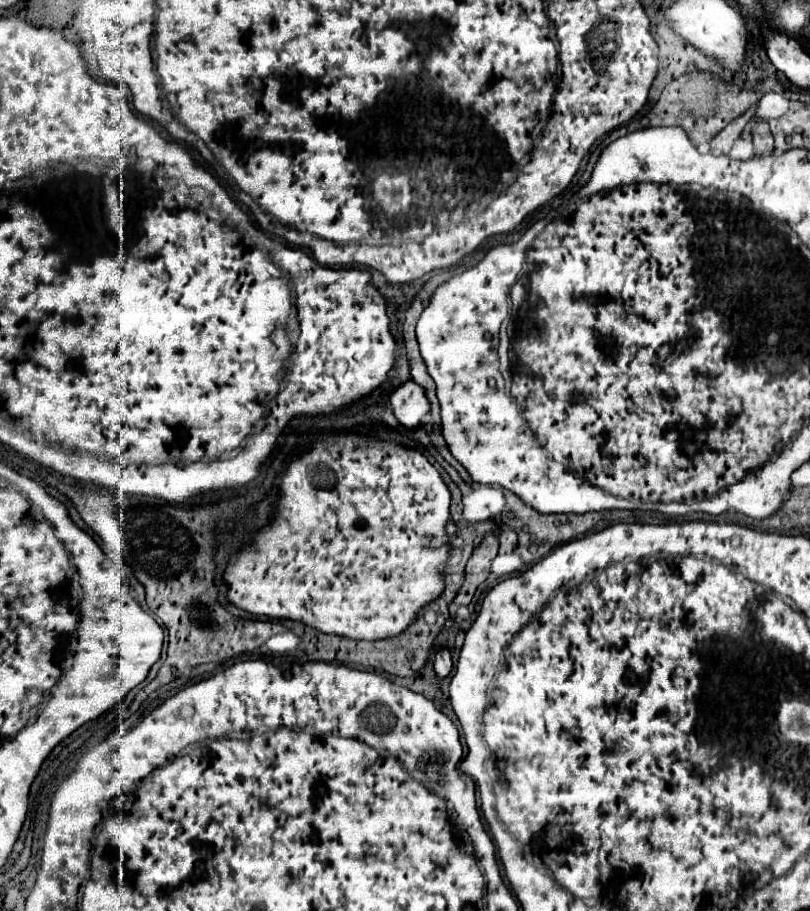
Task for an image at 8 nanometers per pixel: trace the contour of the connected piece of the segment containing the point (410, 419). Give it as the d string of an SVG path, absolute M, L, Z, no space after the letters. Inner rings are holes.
M414 381L400 385L390 395L390 405L398 423L410 431L424 427L424 419L430 413L430 401L426 399L424 389Z

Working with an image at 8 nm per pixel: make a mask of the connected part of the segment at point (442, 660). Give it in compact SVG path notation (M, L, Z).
M440 649L434 655L434 671L438 677L446 677L452 671L452 655L448 649Z

